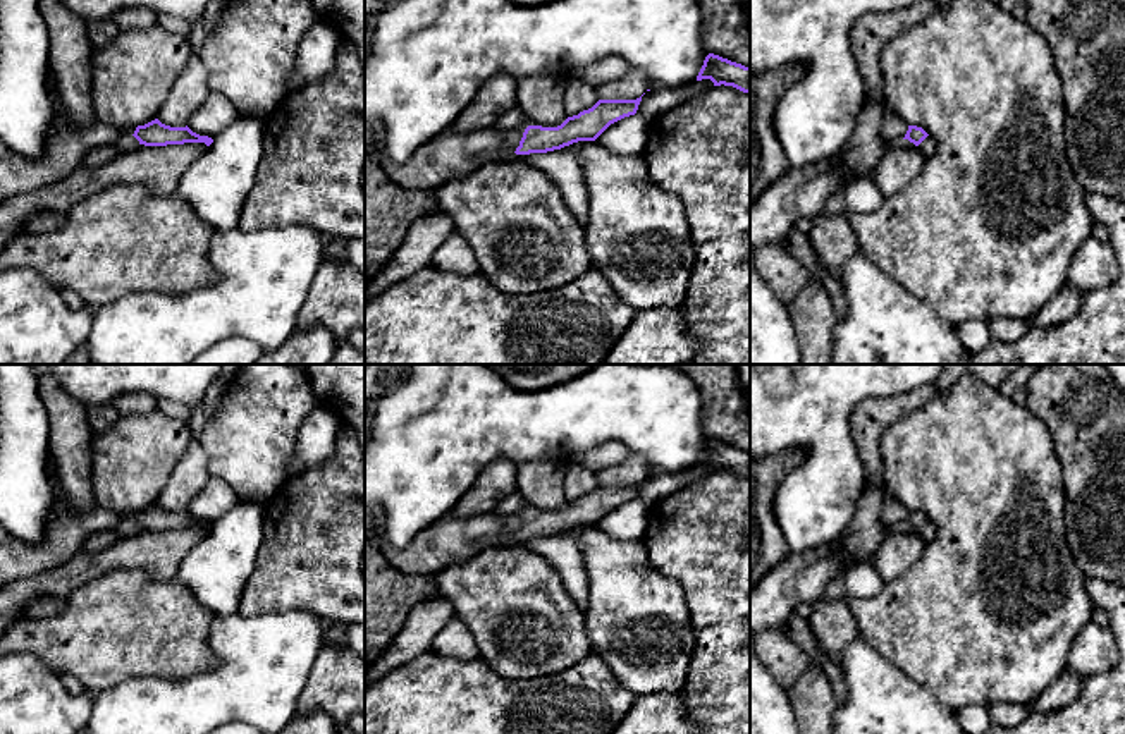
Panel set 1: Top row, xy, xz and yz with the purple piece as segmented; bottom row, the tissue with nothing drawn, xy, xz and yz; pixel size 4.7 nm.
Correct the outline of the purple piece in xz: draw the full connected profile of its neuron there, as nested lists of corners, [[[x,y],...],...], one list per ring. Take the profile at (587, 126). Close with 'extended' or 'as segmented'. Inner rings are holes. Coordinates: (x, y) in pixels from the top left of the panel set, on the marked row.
[[[599,100],[592,108],[568,117],[557,127],[528,125],[523,134],[480,129],[459,132],[447,129],[425,143],[406,163],[387,163],[390,179],[409,189],[435,189],[464,177],[489,160],[516,155],[547,153],[578,141],[595,141],[611,124],[635,115],[636,100]]]; extended

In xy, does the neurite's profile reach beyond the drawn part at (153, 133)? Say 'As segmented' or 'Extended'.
Extended

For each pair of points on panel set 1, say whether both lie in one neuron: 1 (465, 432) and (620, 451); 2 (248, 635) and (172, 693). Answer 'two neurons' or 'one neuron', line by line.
1: two neurons
2: one neuron

